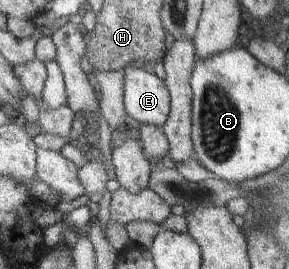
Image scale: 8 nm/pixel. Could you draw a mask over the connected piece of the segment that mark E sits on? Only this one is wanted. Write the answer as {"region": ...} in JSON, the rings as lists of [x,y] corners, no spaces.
{"region":[[[124,68],[124,108],[126,114],[143,125],[160,129],[170,113],[170,94],[164,80],[150,68]]]}

